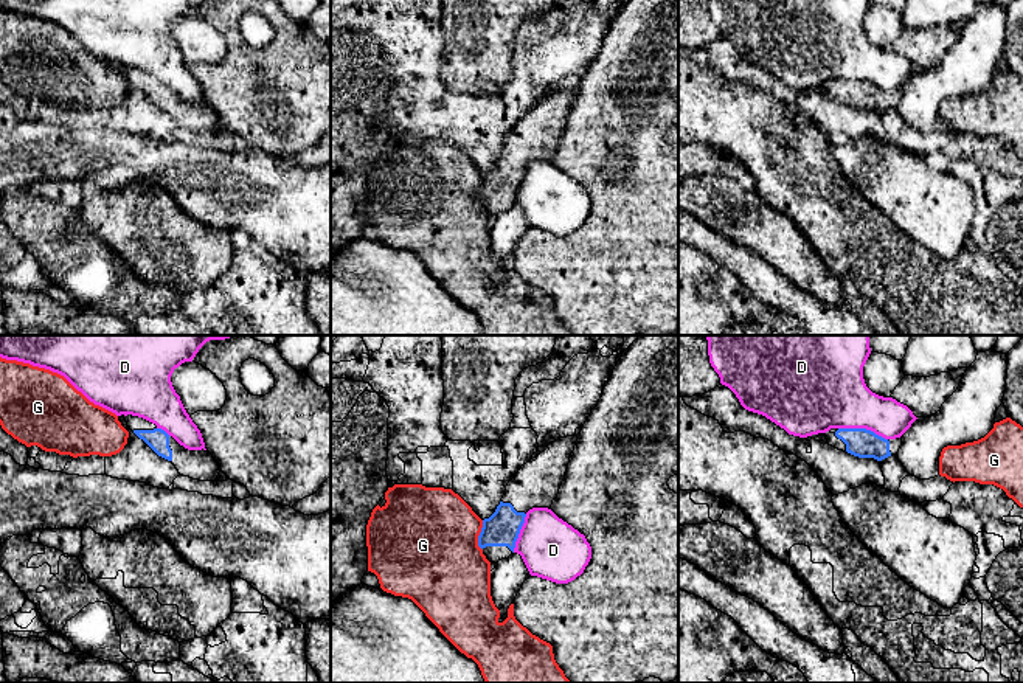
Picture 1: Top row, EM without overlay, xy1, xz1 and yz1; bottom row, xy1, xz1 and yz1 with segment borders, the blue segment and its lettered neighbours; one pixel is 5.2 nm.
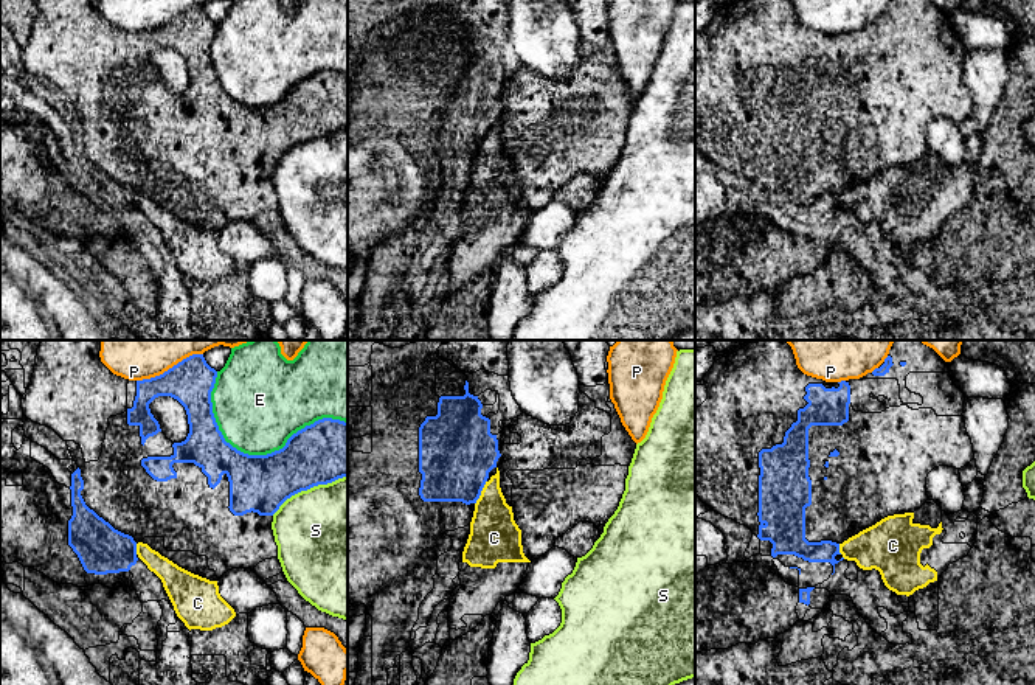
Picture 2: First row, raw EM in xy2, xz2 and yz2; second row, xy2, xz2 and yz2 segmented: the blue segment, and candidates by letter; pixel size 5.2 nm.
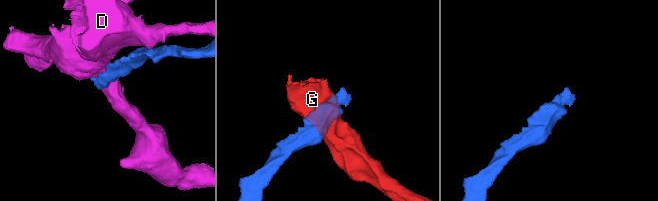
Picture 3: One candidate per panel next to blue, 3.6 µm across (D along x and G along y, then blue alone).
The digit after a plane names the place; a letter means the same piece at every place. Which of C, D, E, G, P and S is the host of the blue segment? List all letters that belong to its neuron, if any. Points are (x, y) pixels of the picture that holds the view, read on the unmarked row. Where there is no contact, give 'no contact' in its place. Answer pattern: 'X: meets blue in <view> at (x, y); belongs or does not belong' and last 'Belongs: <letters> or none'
C: meets blue in xz2 at (480, 145); does not belong
D: meets blue in yz1 at (863, 81); does not belong
E: meets blue in xy2 at (263, 107); does not belong
G: meets blue in xz1 at (478, 188); does not belong
P: meets blue in xy2 at (169, 20); does not belong
S: meets blue in xy2 at (309, 140); does not belong
Belongs: none

